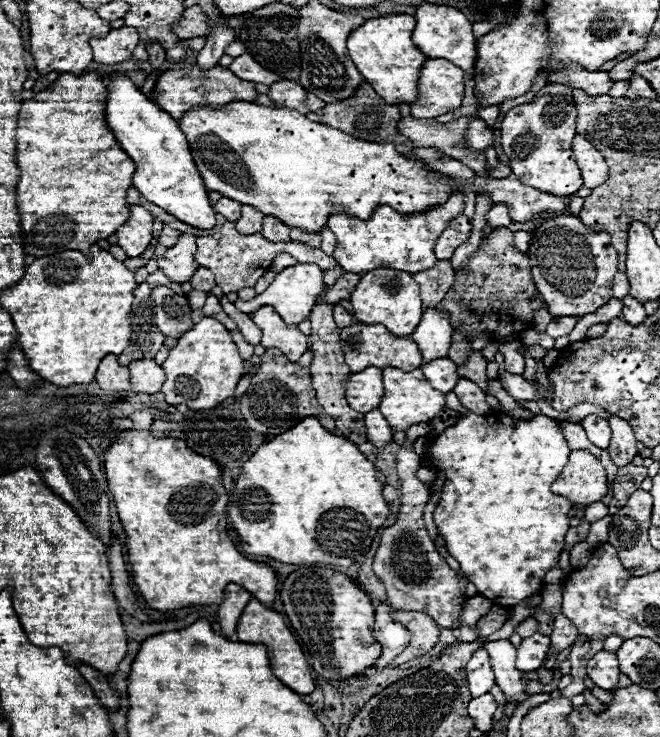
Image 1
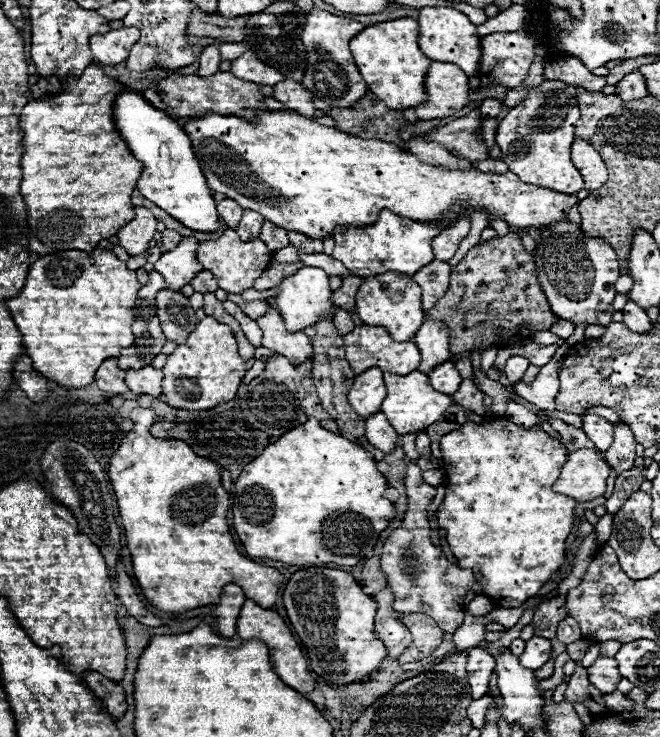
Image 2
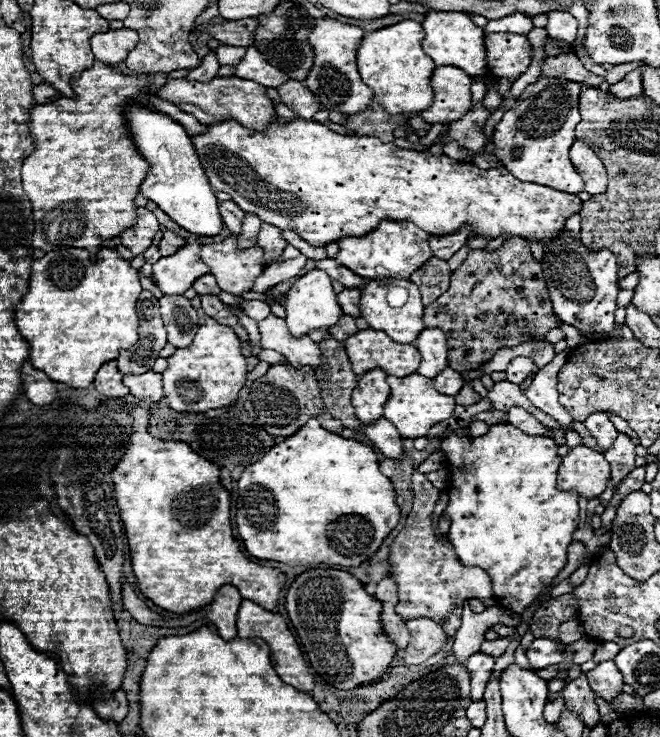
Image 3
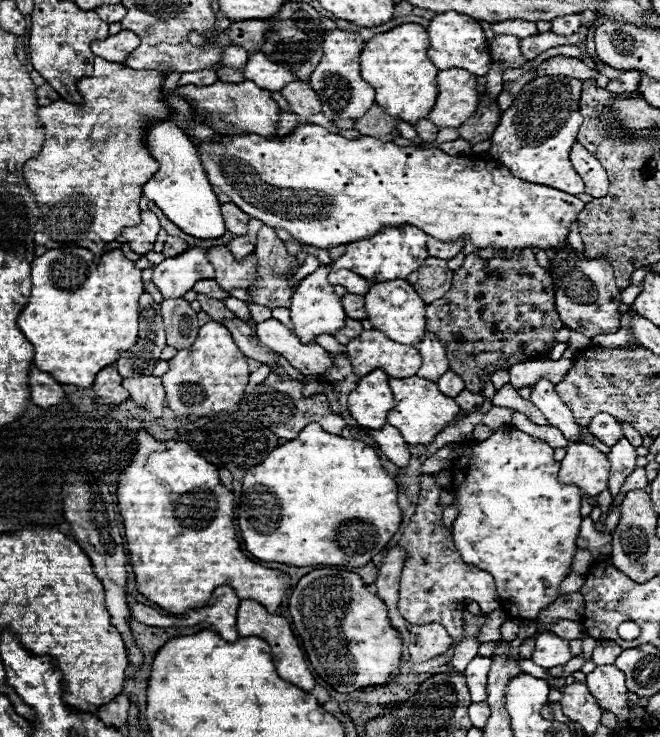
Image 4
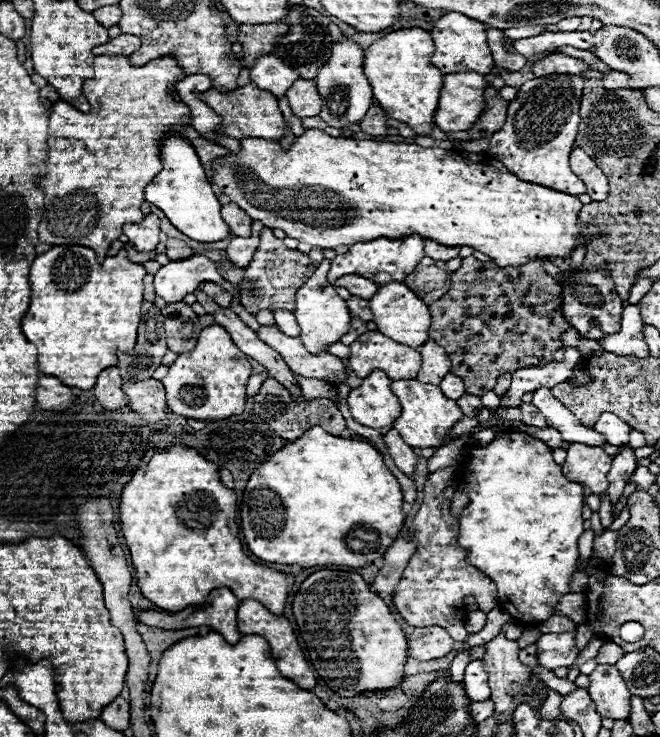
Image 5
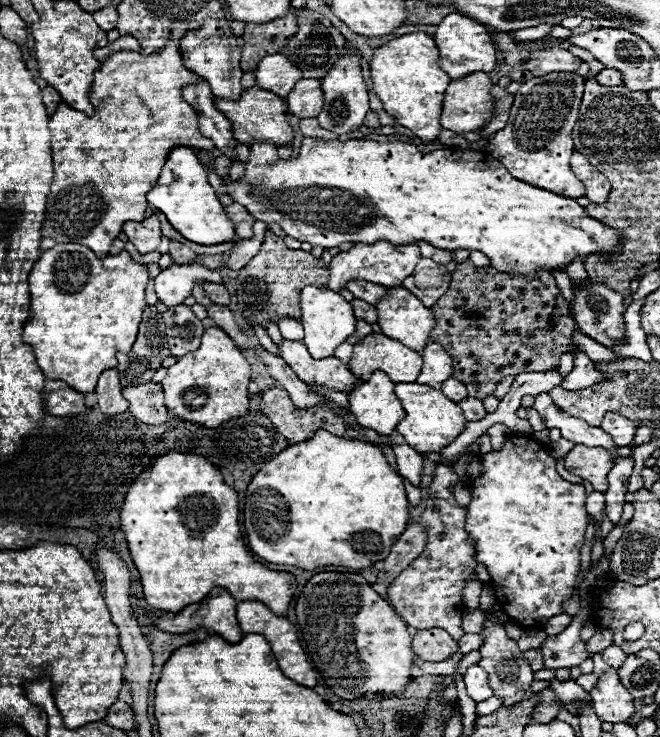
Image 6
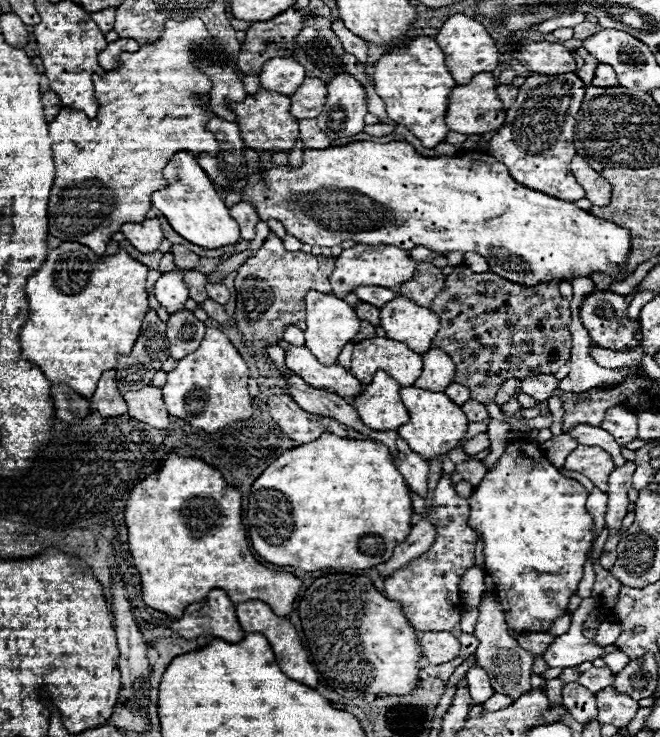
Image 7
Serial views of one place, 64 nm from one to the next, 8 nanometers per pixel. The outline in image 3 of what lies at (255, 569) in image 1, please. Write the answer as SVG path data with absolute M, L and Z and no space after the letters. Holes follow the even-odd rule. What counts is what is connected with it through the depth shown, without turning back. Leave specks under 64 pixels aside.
M134 408L132 416L134 432L130 436L122 462L116 464L112 472L112 480L140 592L156 606L168 612L184 614L210 604L220 586L232 584L238 588L242 598L252 600L266 610L272 610L278 604L280 592L286 584L286 576L280 570L268 570L248 560L240 552L230 526L230 492L220 484L220 468L192 452L192 448L184 442L158 440L150 436L150 414L146 408Z

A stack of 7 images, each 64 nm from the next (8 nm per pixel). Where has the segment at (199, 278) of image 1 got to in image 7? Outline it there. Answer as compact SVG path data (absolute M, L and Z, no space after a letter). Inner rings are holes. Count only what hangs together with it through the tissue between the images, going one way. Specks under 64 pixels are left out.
M206 284L206 292L208 296L212 296L212 300L216 300L218 304L226 304L230 298L230 292L226 290L226 286L222 284Z

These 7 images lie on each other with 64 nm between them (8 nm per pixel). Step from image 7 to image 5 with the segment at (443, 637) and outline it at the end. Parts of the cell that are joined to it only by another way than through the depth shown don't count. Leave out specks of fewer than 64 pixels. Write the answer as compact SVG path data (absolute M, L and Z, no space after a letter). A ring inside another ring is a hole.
M428 626L428 628L414 628L414 632L408 636L410 656L414 660L426 662L436 660L454 650L454 640L450 634L440 626Z

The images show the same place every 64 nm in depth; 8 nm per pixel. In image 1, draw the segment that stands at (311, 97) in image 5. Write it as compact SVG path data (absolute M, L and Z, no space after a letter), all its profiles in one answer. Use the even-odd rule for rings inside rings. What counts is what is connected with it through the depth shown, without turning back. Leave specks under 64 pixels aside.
M280 80L280 82L274 82L270 86L270 92L268 96L276 102L276 106L280 108L290 108L290 110L298 110L302 114L308 114L310 108L306 106L306 98L308 98L308 92L294 80Z

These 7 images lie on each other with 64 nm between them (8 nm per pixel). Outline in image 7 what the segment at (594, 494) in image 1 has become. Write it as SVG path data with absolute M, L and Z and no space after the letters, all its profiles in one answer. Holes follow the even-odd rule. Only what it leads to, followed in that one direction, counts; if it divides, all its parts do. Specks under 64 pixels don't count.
M578 444L578 448L568 454L564 468L576 470L576 472L588 476L596 488L606 492L608 490L608 476L616 466L612 462L612 456L608 452L604 452L600 446Z

